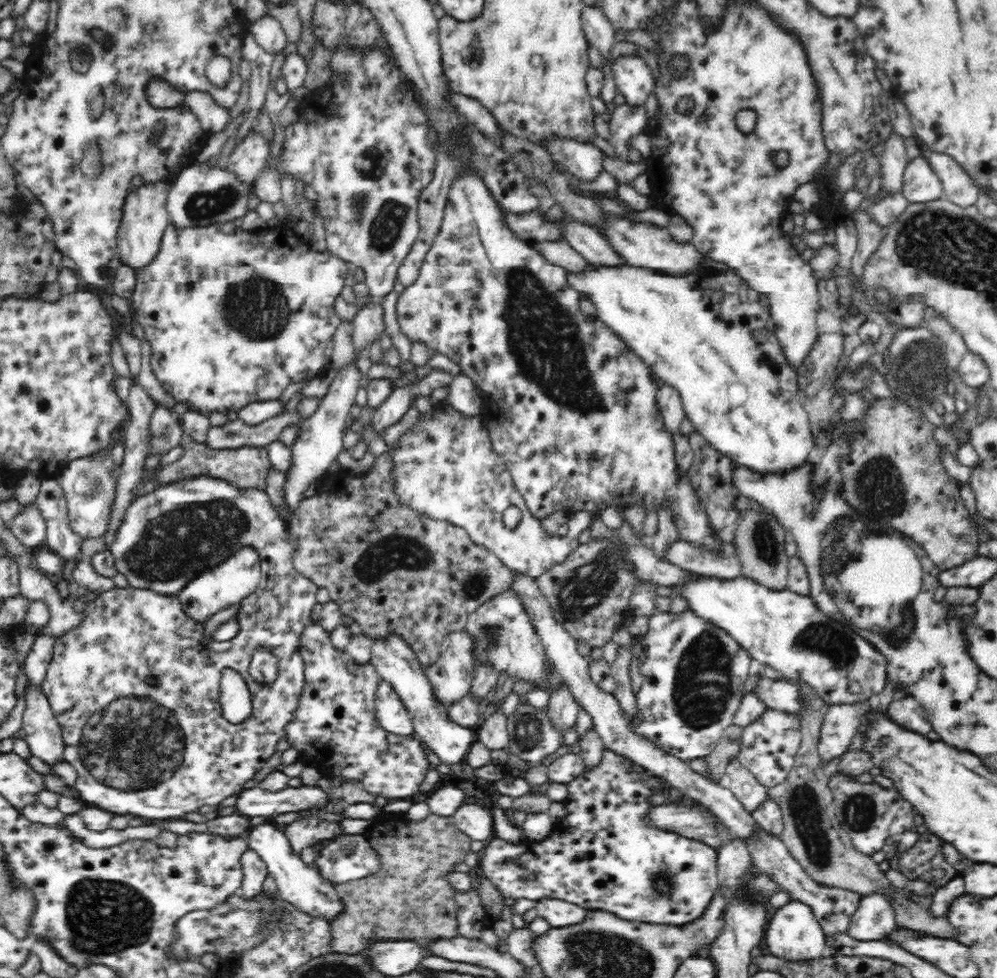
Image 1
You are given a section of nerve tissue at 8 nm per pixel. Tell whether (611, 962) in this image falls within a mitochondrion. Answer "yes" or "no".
yes

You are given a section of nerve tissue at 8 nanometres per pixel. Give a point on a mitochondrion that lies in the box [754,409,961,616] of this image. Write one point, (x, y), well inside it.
(879, 490)

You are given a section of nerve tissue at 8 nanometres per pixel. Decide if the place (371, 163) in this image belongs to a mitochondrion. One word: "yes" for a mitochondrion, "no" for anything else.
yes

